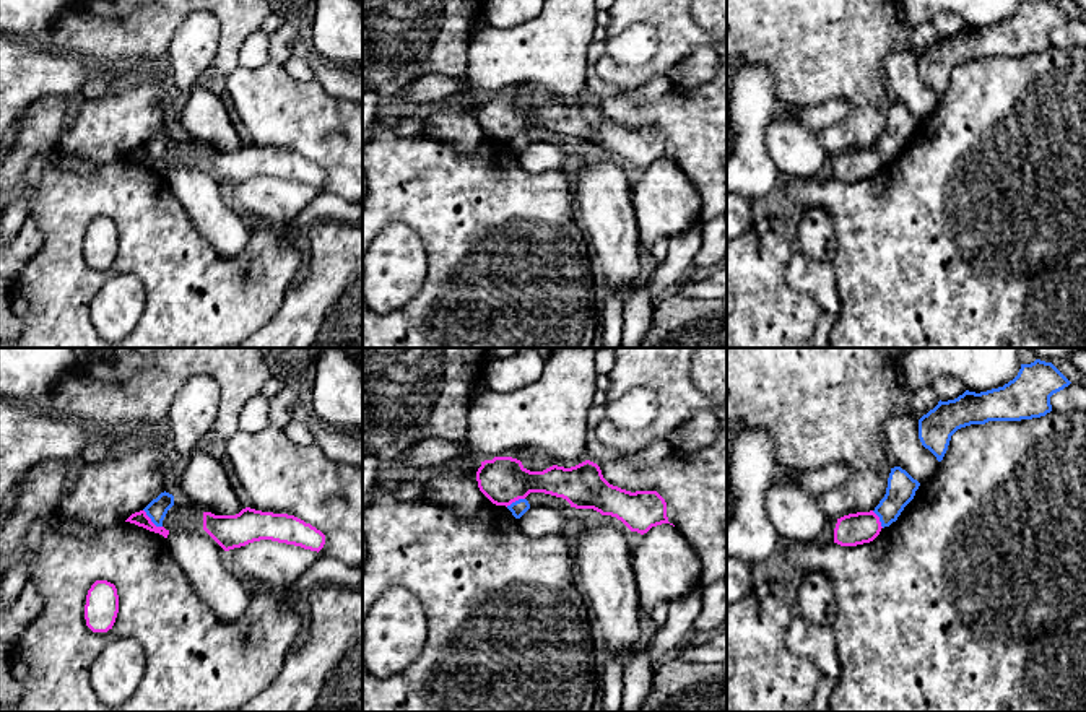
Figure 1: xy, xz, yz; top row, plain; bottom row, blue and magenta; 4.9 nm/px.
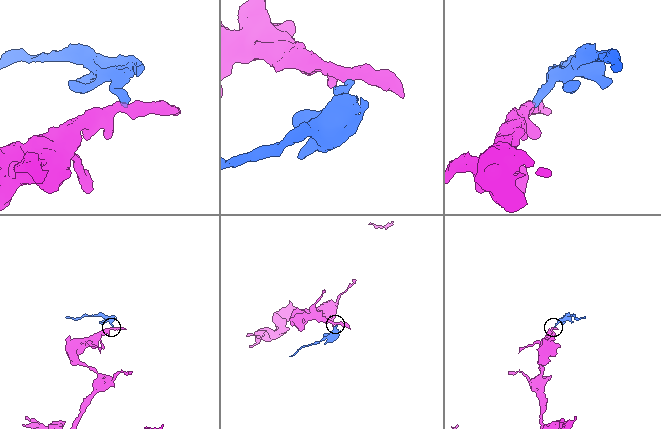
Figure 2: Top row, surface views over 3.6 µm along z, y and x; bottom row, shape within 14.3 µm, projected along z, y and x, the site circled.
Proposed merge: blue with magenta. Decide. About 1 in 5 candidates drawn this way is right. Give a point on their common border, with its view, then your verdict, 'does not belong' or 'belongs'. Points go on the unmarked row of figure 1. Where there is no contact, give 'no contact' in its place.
xy (152, 156) | does not belong

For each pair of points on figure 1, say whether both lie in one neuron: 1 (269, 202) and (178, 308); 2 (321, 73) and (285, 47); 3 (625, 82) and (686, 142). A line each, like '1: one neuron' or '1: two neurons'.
1: two neurons
2: one neuron
3: two neurons

